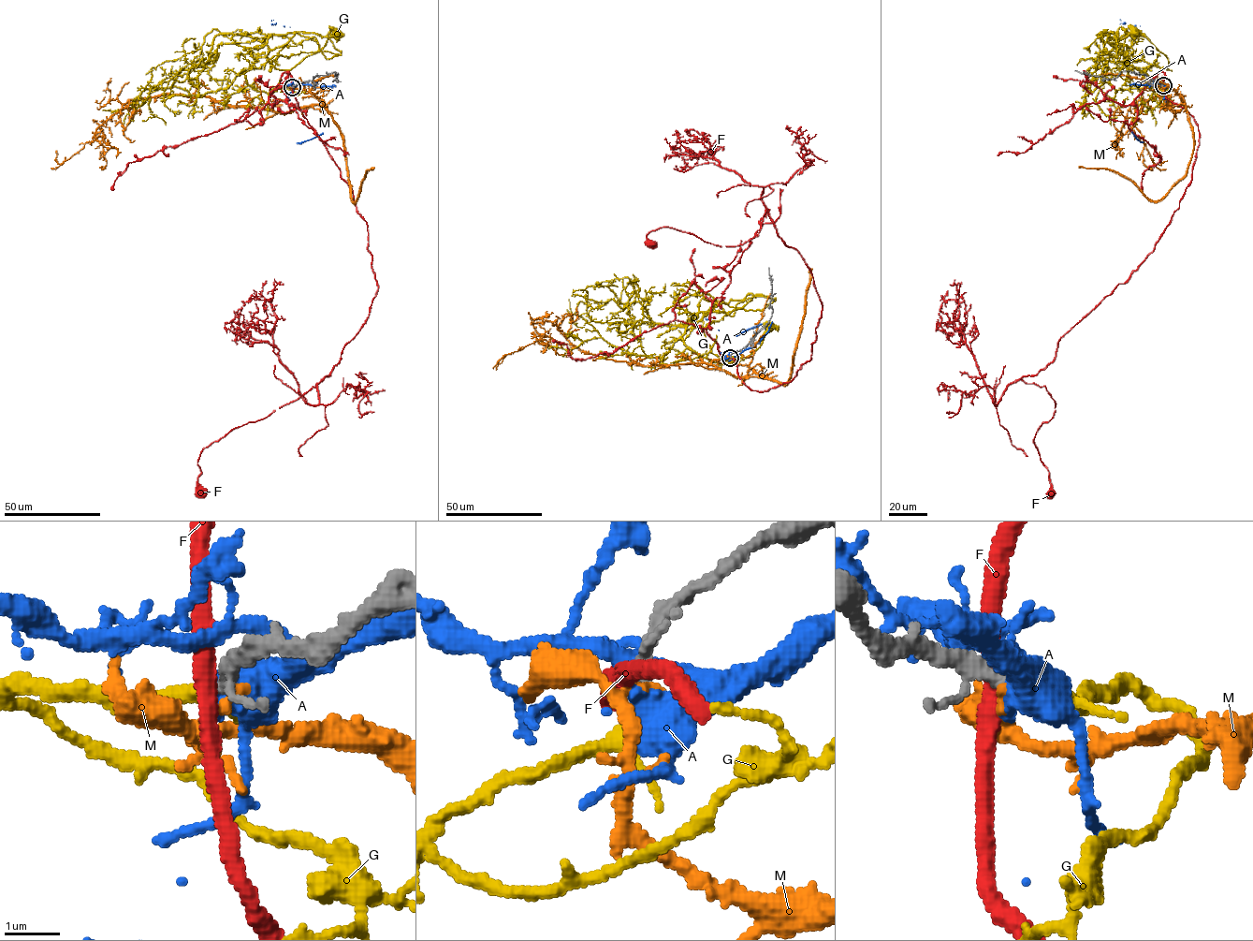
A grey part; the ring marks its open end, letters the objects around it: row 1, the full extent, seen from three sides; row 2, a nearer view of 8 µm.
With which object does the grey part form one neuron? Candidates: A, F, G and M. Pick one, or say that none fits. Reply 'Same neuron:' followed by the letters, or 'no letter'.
Same neuron: G

